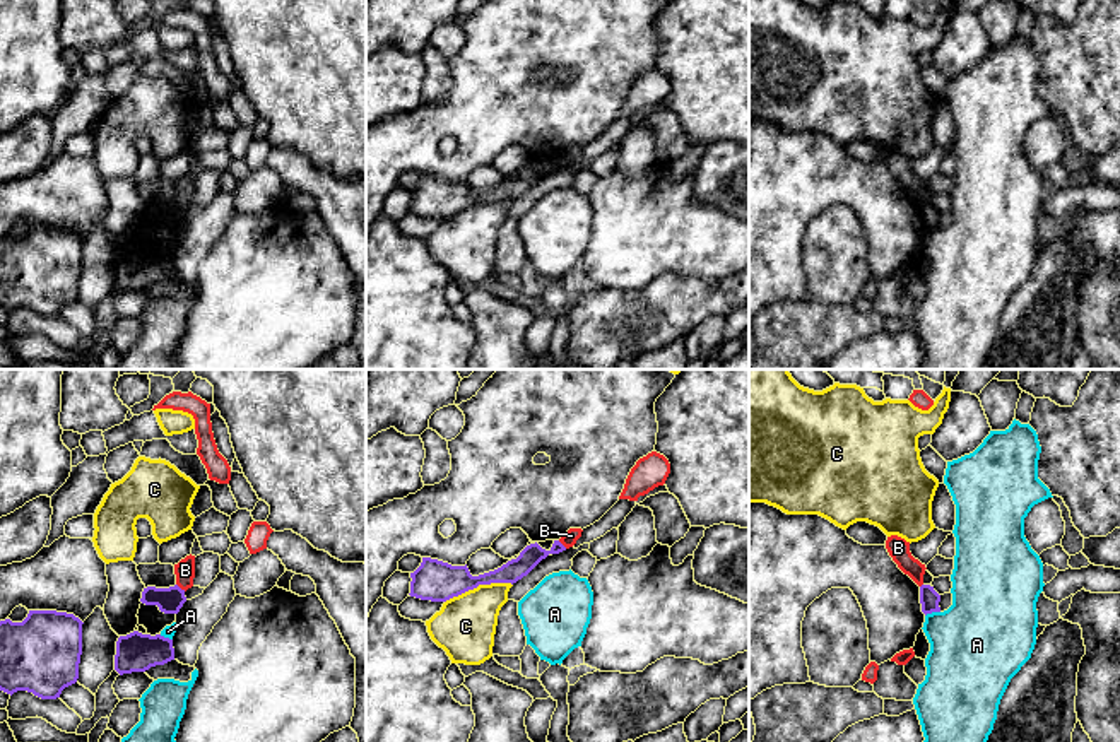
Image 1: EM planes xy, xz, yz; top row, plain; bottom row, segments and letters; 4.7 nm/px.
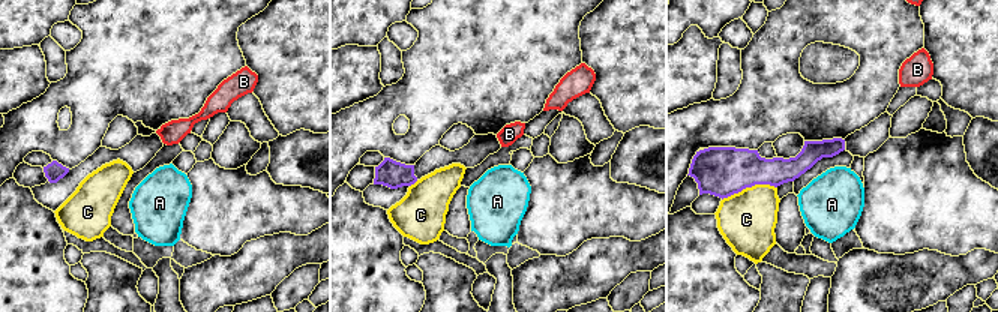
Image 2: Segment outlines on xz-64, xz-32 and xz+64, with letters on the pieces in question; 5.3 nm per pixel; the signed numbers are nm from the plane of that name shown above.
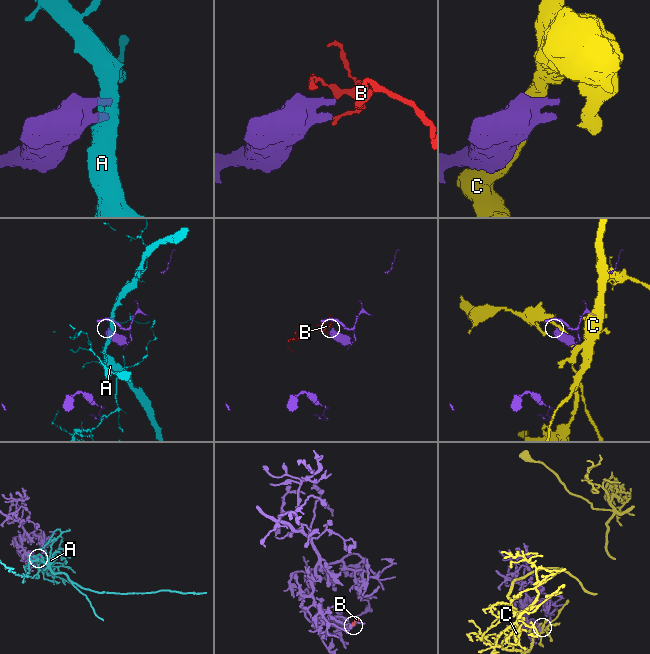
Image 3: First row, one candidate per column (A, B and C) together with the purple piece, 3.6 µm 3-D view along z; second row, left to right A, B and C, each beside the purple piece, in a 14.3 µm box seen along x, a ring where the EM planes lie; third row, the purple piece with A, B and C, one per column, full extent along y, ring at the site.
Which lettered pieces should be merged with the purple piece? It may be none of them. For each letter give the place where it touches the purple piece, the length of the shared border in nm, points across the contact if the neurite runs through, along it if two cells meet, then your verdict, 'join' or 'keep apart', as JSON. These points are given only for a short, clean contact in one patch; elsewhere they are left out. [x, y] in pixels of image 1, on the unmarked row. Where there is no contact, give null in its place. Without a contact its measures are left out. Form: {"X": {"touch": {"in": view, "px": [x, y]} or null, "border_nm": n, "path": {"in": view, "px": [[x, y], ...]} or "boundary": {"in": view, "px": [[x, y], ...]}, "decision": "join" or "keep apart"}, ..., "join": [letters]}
{"A": {"touch": {"in": "yz", "px": [932, 228]}, "border_nm": 80, "decision": "keep apart"}, "B": {"touch": {"in": "xy", "px": [180, 206]}, "border_nm": 60, "boundary": {"in": "xy", "px": [[176, 200], [185, 207]]}, "decision": "keep apart"}, "C": {"touch": {"in": "xz", "px": [477, 202]}, "border_nm": 340, "decision": "keep apart"}, "join": []}

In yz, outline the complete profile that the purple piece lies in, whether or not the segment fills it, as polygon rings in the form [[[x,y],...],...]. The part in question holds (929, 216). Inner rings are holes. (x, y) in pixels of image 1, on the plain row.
[[[922,202],[920,203],[920,221],[922,221],[922,229],[932,231],[932,229],[940,229],[939,224],[940,212],[934,207],[930,202]]]

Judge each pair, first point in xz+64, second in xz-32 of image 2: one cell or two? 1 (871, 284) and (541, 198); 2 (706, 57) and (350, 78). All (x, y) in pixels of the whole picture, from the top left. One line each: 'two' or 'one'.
1: two
2: one

